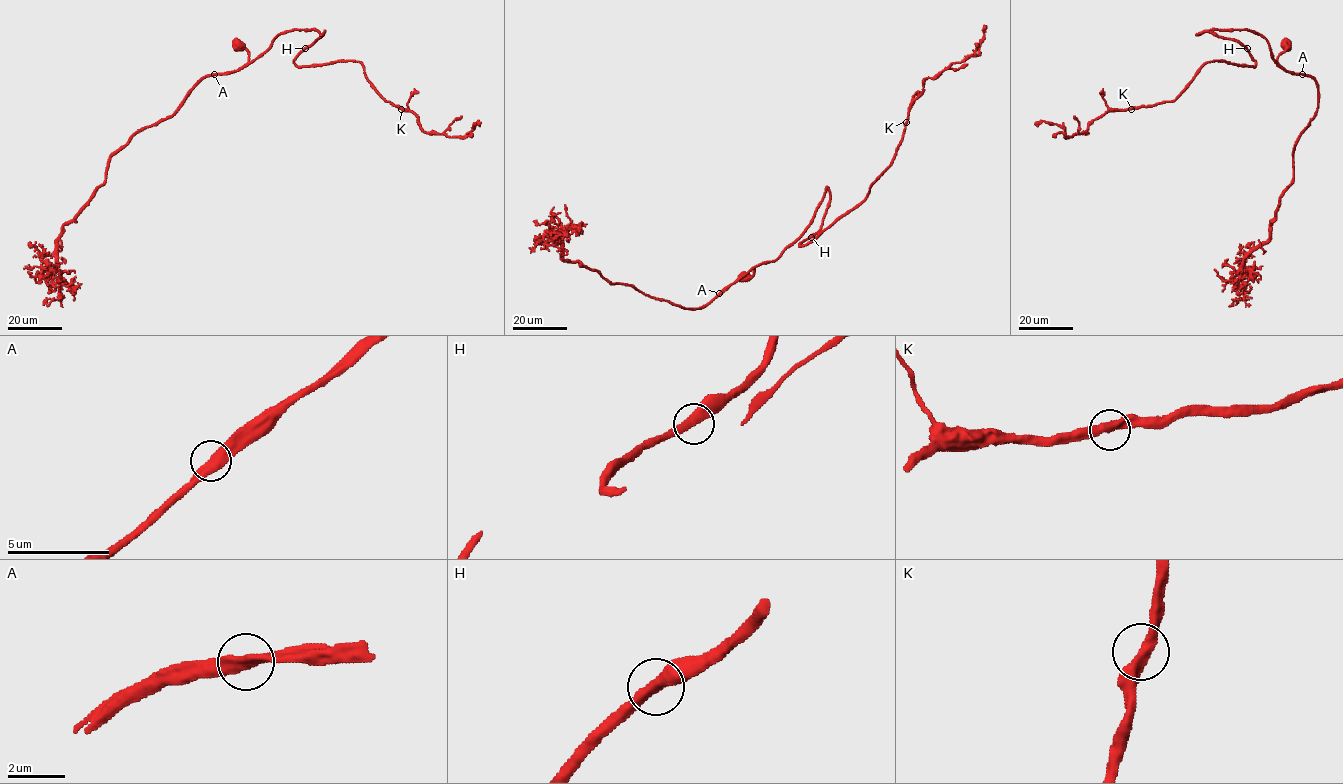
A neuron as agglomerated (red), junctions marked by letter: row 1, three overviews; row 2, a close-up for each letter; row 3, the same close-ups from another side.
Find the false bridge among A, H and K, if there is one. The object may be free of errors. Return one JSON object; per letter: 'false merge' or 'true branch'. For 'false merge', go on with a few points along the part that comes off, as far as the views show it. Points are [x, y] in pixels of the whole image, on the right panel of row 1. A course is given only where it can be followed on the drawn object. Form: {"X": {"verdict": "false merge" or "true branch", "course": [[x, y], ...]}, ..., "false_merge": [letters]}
{"A": {"verdict": "true branch"}, "H": {"verdict": "true branch"}, "K": {"verdict": "true branch"}, "false_merge": []}

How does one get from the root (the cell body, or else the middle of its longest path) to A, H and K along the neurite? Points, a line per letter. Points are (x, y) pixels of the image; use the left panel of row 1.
A: (300, 30), (281, 33), (264, 52), (238, 70), (214, 74)
H: (300, 30), (316, 30), (321, 35), (324, 31), (305, 48)
K: (300, 30), (324, 32), (294, 59), (298, 66), (359, 61), (371, 86), (401, 109)

